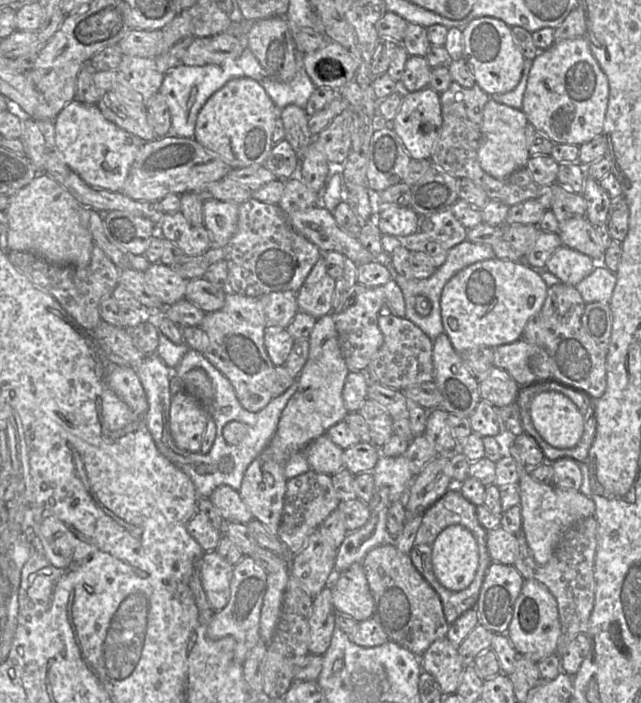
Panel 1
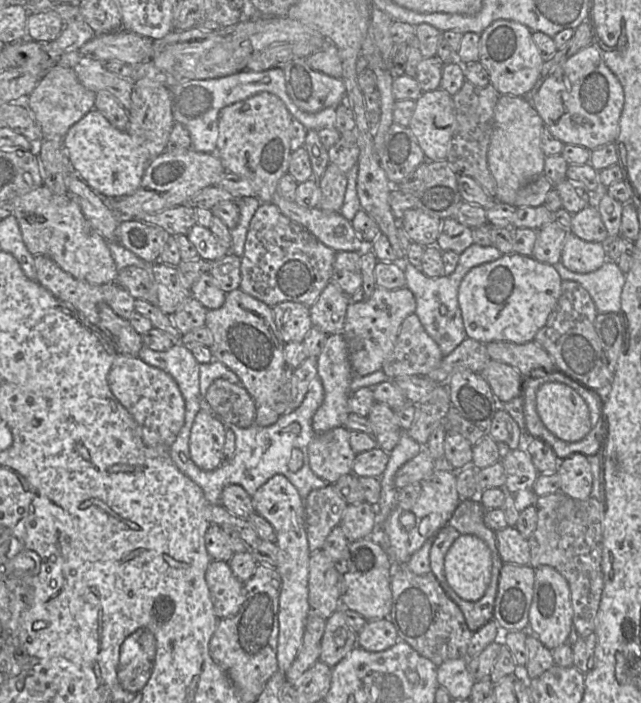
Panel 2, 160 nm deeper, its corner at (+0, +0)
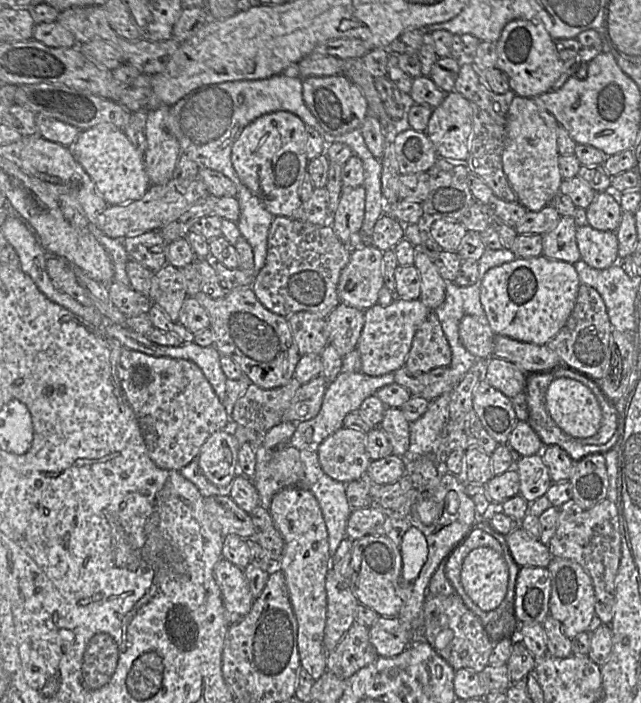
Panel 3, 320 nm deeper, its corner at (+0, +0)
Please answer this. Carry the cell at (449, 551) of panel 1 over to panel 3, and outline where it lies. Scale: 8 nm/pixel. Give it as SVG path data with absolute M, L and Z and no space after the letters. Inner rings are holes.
M492 548L473 549L464 559L461 583L469 598L483 611L498 608L507 594L509 571L503 556Z

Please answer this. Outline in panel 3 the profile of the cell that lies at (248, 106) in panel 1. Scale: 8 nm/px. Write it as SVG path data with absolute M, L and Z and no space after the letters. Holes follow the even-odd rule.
M276 111L254 119L241 132L231 151L232 165L241 182L273 216L299 218L302 200L298 190L307 173L306 124L288 111Z

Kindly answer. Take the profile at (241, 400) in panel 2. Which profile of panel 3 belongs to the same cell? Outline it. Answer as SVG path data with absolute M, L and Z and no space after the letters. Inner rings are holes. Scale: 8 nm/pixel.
M295 377L284 386L271 389L251 383L236 401L231 421L258 433L266 433L282 421L301 385Z

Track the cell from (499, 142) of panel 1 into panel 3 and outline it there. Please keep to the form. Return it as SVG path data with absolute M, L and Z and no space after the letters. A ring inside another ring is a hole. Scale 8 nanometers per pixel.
M515 96L507 113L507 133L502 154L503 171L517 194L518 202L528 211L540 211L552 205L563 181L559 170L557 133L559 124L545 108L540 97Z

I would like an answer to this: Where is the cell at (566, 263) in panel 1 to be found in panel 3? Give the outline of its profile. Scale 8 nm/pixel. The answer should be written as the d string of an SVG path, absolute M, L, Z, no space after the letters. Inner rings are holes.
M589 225L577 227L576 241L581 260L596 269L618 263L618 238L614 231L601 231Z

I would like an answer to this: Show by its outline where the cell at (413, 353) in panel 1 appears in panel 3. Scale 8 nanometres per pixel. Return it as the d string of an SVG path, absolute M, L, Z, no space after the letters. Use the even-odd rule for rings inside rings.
M431 312L416 331L403 367L411 372L427 373L449 367L451 360L451 348L441 323Z

